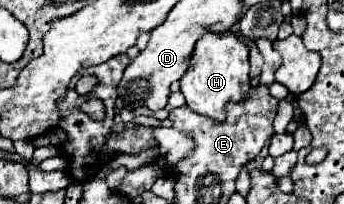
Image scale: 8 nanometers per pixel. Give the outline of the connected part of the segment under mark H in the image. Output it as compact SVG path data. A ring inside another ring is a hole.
M205 33L197 45L193 55L193 67L187 71L187 75L181 79L181 93L187 99L187 105L209 119L215 119L219 123L225 121L225 105L245 101L251 89L249 83L249 49L247 45L241 45L237 41L235 33Z

